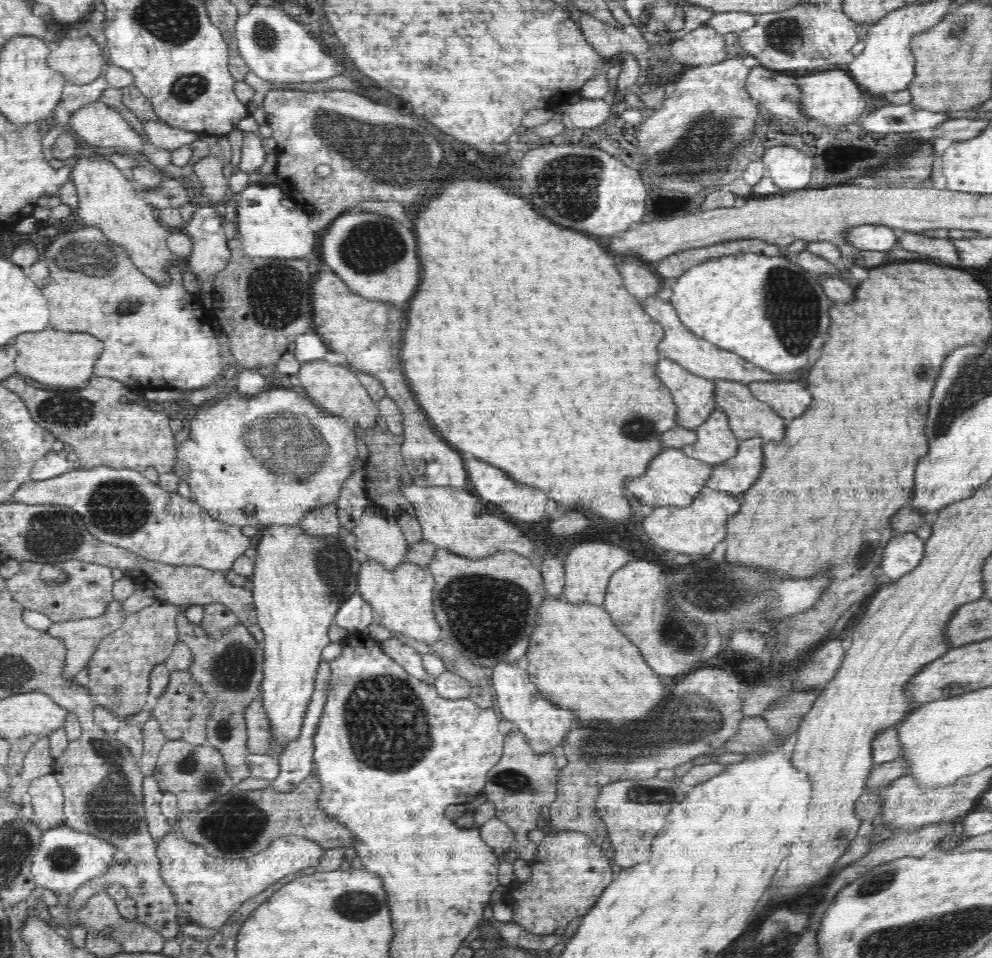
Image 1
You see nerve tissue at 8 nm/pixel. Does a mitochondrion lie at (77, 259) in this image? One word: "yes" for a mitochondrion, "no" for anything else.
yes

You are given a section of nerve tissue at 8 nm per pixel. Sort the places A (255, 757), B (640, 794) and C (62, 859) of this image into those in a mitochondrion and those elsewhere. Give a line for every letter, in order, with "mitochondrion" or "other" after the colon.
A: other
B: mitochondrion
C: mitochondrion

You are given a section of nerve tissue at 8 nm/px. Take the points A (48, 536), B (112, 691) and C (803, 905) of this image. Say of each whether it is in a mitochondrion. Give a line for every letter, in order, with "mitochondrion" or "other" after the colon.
A: mitochondrion
B: mitochondrion
C: mitochondrion

